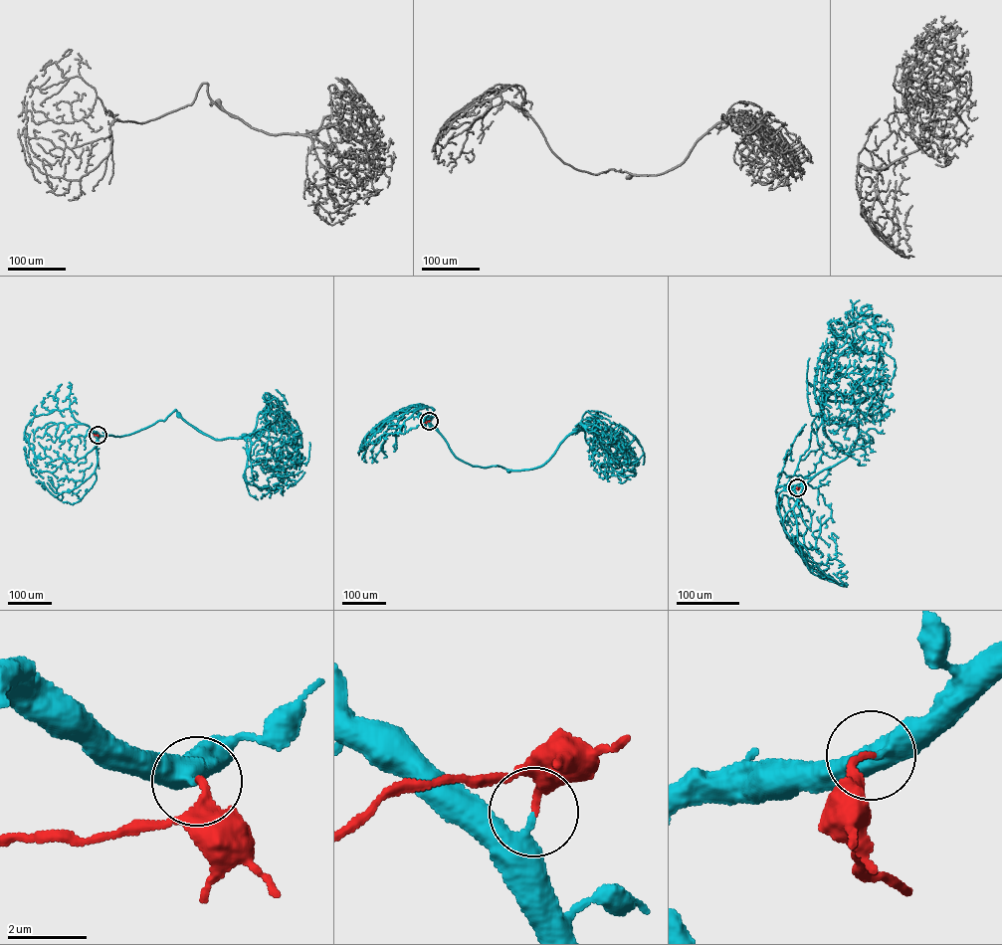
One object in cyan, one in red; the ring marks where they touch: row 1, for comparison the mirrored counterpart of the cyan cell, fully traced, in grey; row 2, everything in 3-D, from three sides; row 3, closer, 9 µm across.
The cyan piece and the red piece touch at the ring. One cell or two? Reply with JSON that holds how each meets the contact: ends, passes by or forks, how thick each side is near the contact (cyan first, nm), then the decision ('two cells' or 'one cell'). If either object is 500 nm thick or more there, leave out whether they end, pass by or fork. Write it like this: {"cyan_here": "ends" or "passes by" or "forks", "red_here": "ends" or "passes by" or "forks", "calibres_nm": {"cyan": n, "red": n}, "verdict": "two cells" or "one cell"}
{"cyan_here": "ends", "red_here": "ends", "calibres_nm": {"cyan": 300, "red": 170}, "verdict": "one cell"}

